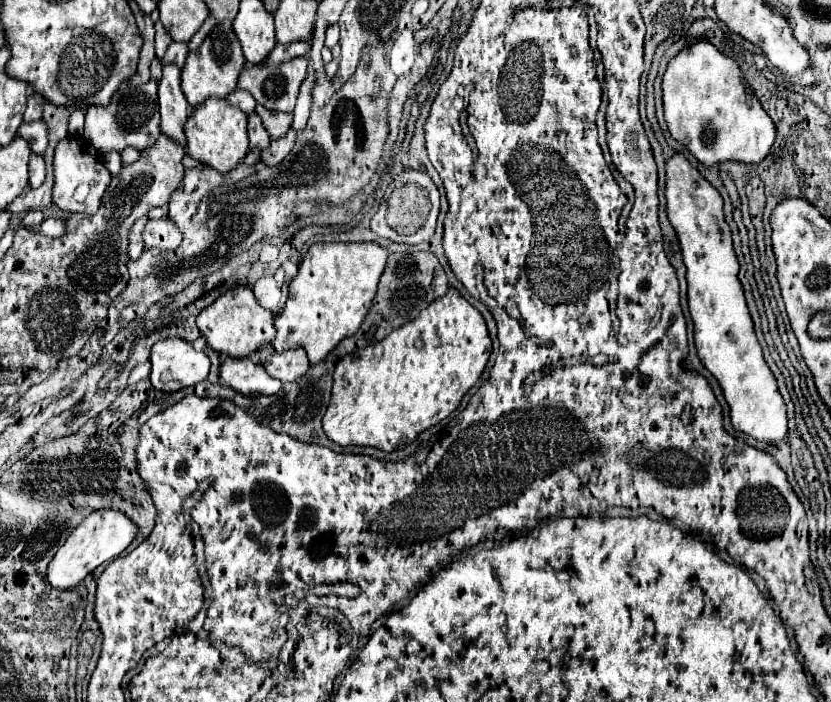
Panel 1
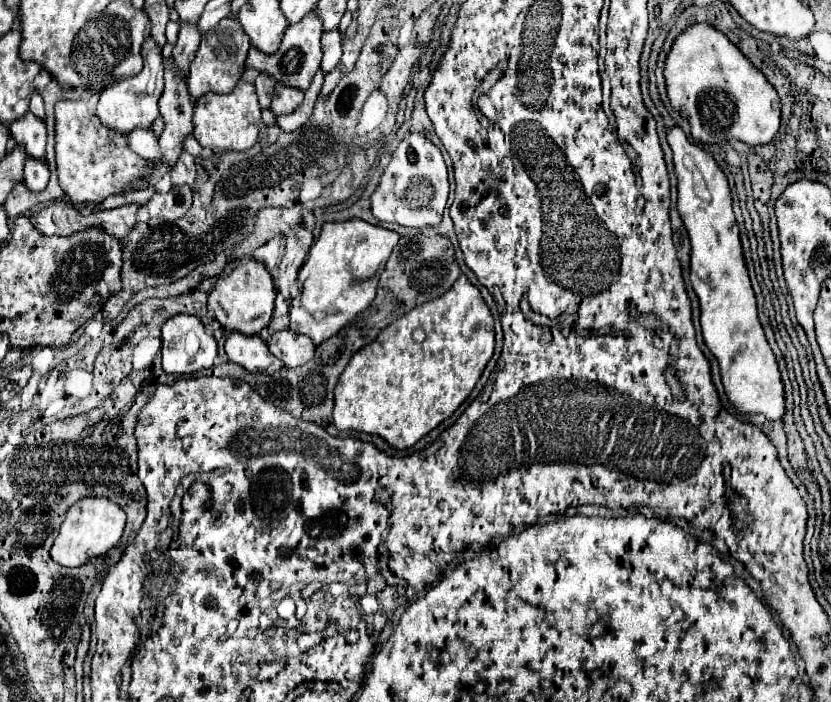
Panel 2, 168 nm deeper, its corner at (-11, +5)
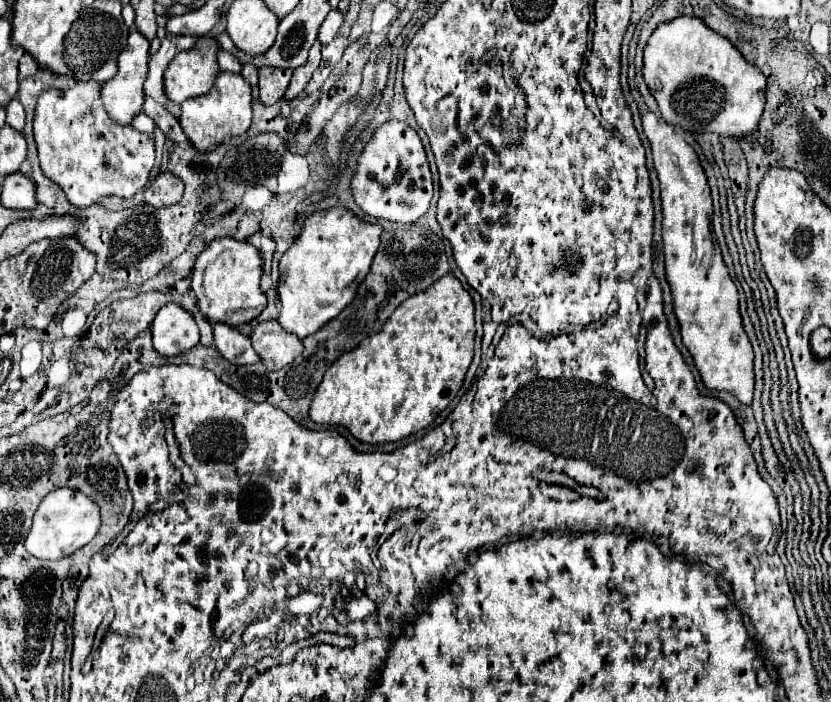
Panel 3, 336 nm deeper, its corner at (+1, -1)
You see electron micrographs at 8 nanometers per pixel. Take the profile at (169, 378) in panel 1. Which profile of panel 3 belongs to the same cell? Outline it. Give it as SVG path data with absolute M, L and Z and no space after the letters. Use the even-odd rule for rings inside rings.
M165 304L153 324L153 346L161 356L175 356L191 350L199 342L199 328L193 316L177 304Z

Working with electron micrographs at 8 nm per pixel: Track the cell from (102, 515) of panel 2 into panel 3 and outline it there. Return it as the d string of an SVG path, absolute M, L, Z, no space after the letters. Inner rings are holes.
M57 488L51 490L33 514L31 530L25 538L25 550L41 560L59 560L71 556L75 550L93 540L101 526L99 506L79 490Z

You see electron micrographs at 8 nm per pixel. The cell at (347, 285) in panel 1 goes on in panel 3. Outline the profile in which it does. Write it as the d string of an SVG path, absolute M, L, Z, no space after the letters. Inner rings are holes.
M341 206L317 210L307 216L303 232L279 260L279 324L287 332L305 338L307 334L315 334L315 330L351 304L351 298L355 298L357 286L361 278L365 278L379 248L381 232L383 228L379 224L365 222Z

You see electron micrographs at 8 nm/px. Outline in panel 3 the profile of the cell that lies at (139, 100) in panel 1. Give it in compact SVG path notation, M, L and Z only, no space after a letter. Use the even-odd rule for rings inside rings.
M131 30L127 38L127 46L121 50L121 56L119 56L117 74L103 84L103 104L117 122L129 124L133 116L143 108L143 96L145 96L143 82L147 78L147 62L149 62L149 40L137 30Z

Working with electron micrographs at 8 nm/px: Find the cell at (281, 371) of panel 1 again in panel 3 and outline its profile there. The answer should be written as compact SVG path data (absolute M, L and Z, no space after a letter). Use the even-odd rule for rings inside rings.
M261 320L255 326L251 340L267 370L281 370L303 352L301 340L295 334L285 332L277 320Z

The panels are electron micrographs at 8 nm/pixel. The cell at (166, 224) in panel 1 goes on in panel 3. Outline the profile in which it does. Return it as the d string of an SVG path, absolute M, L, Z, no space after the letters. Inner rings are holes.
M159 172L159 176L145 188L145 202L151 206L171 206L183 196L183 180L171 172Z

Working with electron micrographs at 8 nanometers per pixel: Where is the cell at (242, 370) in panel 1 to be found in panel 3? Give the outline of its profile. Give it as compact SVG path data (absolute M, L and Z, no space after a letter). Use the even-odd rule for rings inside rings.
M223 322L213 324L213 336L215 336L215 346L233 364L245 366L245 364L257 364L259 356L251 346L251 338L241 334L237 328L227 326Z

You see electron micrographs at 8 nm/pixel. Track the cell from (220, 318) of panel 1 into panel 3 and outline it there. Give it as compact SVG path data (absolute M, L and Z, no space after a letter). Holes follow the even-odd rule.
M219 238L213 240L195 260L191 272L191 290L197 296L199 310L211 322L225 322L229 326L239 326L241 322L251 322L257 318L267 298L259 288L259 280L263 274L261 252L247 240L235 238Z

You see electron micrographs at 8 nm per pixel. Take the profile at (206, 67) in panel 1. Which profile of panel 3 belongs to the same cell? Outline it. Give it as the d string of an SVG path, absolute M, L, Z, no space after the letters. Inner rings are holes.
M201 36L195 46L183 50L179 56L171 60L163 74L165 94L173 104L181 104L187 98L203 96L211 90L219 66L217 66L217 50L213 36Z

